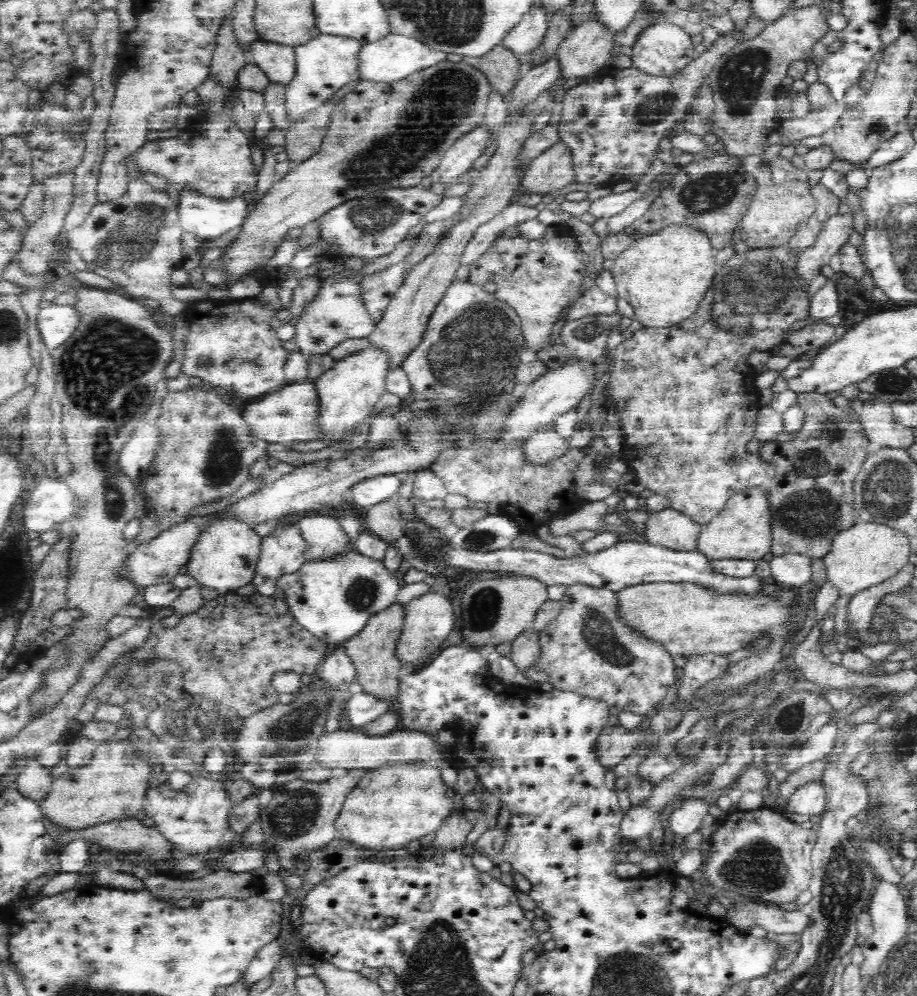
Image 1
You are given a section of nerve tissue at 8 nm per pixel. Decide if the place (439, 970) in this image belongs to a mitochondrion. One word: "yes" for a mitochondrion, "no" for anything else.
yes

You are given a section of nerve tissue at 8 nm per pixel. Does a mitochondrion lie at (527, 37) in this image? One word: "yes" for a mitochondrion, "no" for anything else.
no

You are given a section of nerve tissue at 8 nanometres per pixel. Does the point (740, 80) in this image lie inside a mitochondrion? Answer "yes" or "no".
yes

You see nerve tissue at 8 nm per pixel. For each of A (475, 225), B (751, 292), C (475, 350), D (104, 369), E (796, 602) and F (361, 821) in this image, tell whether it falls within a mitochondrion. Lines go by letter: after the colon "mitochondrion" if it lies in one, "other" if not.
A: other
B: mitochondrion
C: mitochondrion
D: mitochondrion
E: other
F: other

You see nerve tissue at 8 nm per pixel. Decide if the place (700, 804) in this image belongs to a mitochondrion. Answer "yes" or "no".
no

